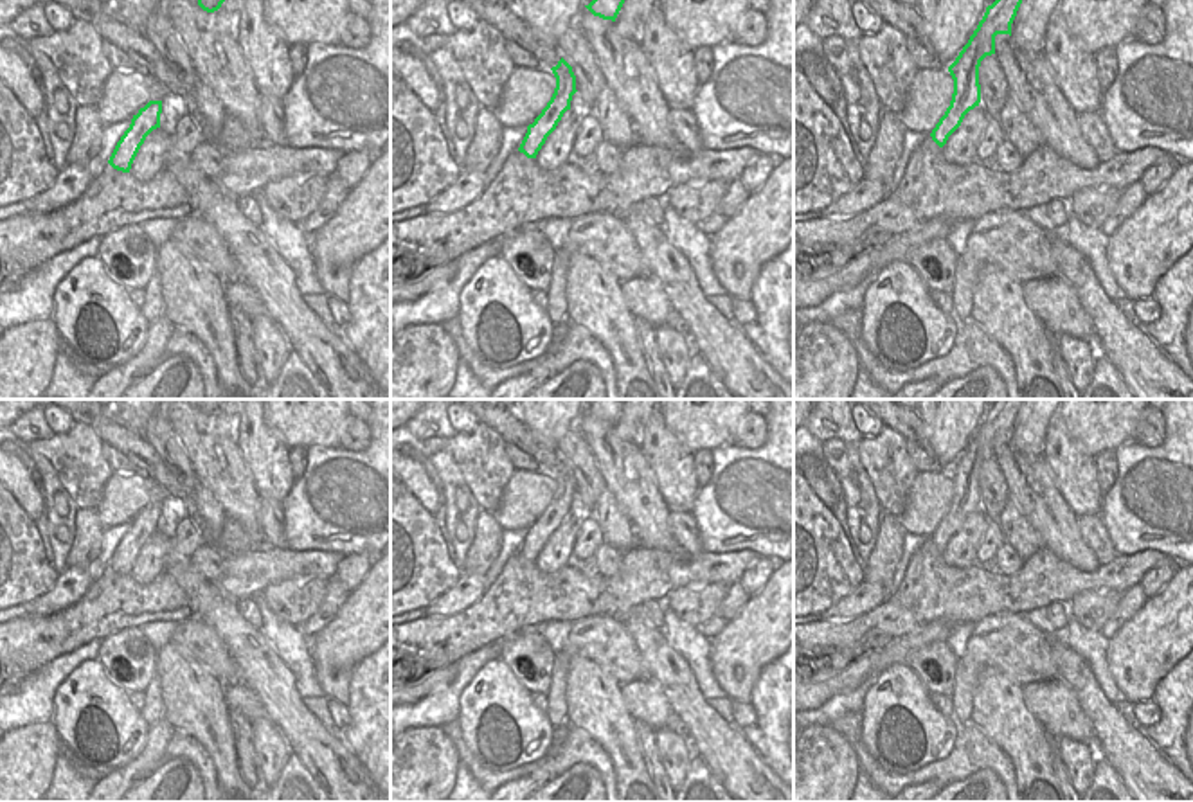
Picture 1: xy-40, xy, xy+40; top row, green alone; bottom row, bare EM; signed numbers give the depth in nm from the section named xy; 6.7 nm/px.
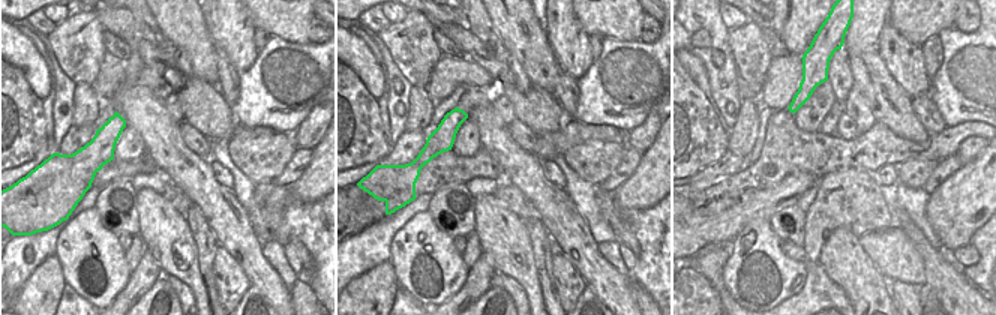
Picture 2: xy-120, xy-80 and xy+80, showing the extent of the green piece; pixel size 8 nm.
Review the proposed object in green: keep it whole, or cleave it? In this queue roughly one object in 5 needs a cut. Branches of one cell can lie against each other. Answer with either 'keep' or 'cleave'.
keep

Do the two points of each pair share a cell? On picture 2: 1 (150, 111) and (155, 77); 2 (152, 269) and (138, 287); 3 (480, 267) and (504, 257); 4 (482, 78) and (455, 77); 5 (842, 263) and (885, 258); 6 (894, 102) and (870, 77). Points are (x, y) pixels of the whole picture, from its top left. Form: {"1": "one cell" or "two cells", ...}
{"1": "two cells", "2": "one cell", "3": "two cells", "4": "one cell", "5": "two cells", "6": "one cell"}

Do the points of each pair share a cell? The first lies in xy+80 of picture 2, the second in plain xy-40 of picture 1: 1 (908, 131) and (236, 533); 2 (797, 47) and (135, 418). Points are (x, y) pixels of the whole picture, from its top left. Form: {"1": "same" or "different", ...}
{"1": "different", "2": "same"}

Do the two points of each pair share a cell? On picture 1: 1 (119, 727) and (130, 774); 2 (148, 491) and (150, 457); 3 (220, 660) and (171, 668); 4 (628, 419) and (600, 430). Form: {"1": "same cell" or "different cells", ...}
{"1": "different cells", "2": "different cells", "3": "different cells", "4": "different cells"}

